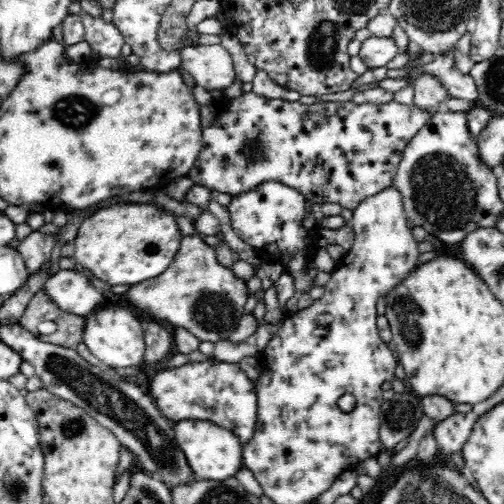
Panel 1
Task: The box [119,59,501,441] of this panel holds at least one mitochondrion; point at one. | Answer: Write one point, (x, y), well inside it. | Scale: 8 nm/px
(443, 192)

